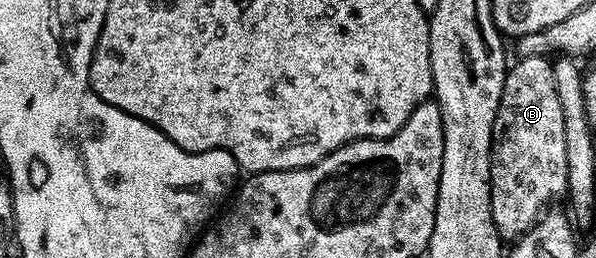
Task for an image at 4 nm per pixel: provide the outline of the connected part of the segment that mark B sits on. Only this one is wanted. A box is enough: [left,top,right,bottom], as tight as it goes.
[491,55,569,241]

